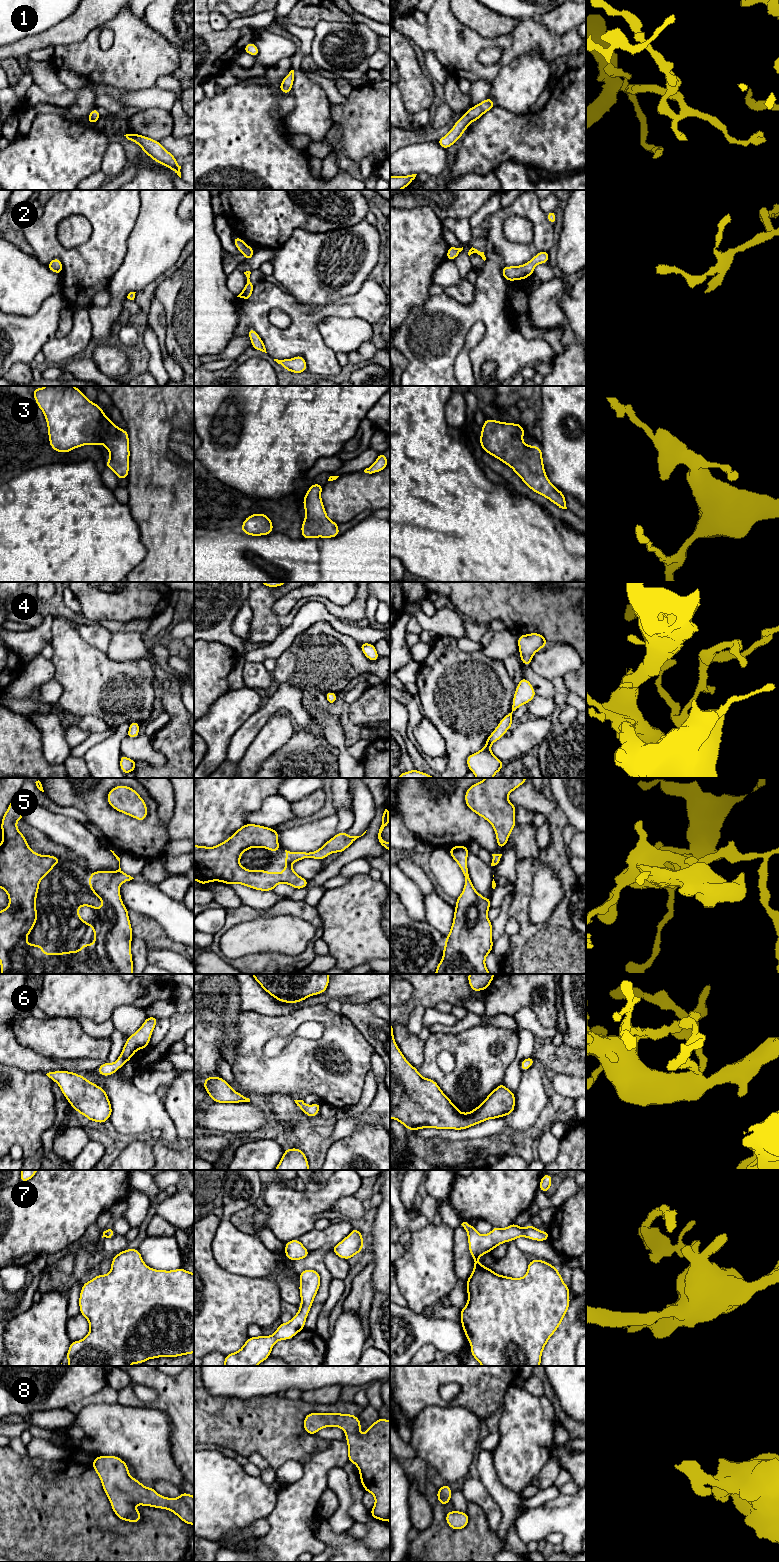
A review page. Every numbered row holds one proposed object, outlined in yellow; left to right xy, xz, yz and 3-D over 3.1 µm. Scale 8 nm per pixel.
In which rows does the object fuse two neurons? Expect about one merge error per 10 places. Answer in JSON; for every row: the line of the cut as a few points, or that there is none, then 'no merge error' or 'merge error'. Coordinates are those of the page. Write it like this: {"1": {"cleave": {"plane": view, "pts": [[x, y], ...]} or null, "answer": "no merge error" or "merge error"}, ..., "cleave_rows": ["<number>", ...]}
{"1": {"cleave": null, "answer": "no merge error"}, "2": {"cleave": null, "answer": "no merge error"}, "3": {"cleave": null, "answer": "no merge error"}, "4": {"cleave": null, "answer": "no merge error"}, "5": {"cleave": null, "answer": "no merge error"}, "6": {"cleave": null, "answer": "no merge error"}, "7": {"cleave": null, "answer": "no merge error"}, "8": {"cleave": null, "answer": "no merge error"}, "cleave_rows": []}

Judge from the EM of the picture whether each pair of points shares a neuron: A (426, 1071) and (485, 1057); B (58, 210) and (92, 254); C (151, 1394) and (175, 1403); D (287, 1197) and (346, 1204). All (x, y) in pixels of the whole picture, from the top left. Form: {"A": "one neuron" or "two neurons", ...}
{"A": "one neuron", "B": "one neuron", "C": "two neurons", "D": "two neurons"}

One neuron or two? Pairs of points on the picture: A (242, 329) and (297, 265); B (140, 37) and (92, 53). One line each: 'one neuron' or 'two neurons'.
A: two neurons
B: one neuron

